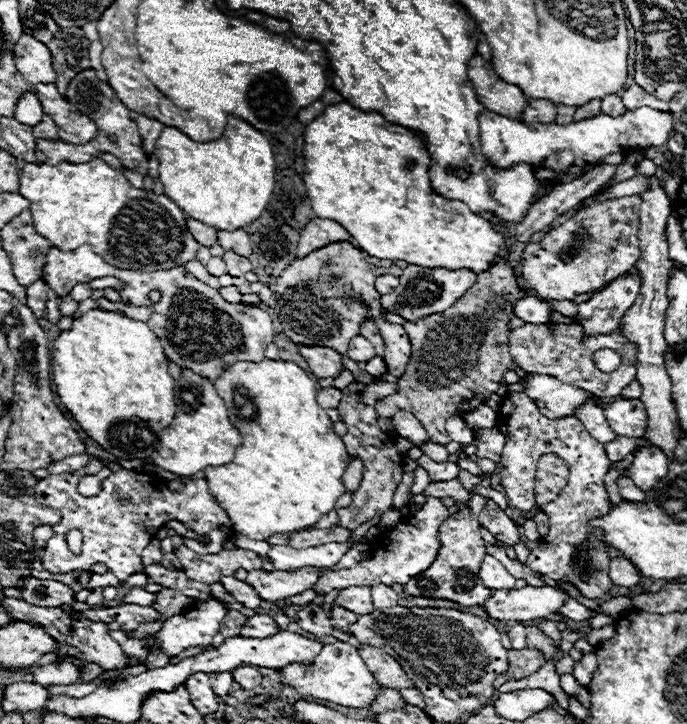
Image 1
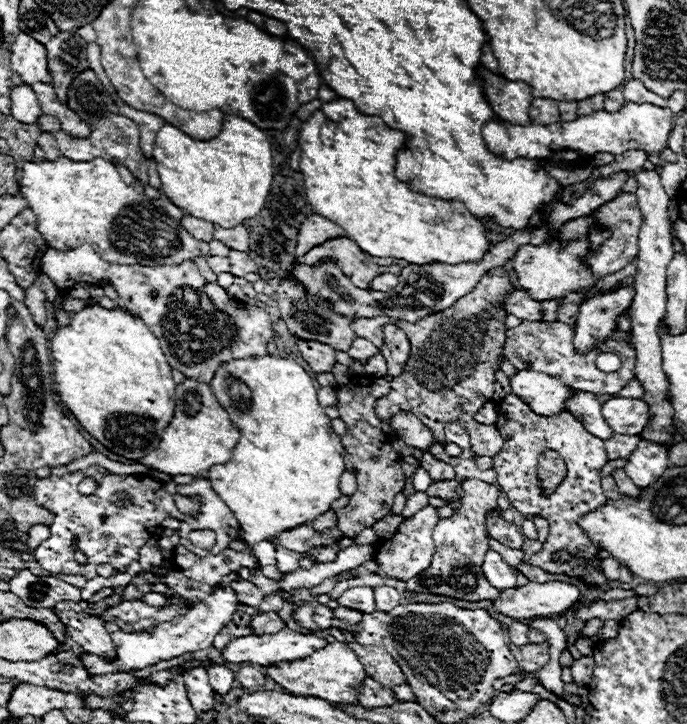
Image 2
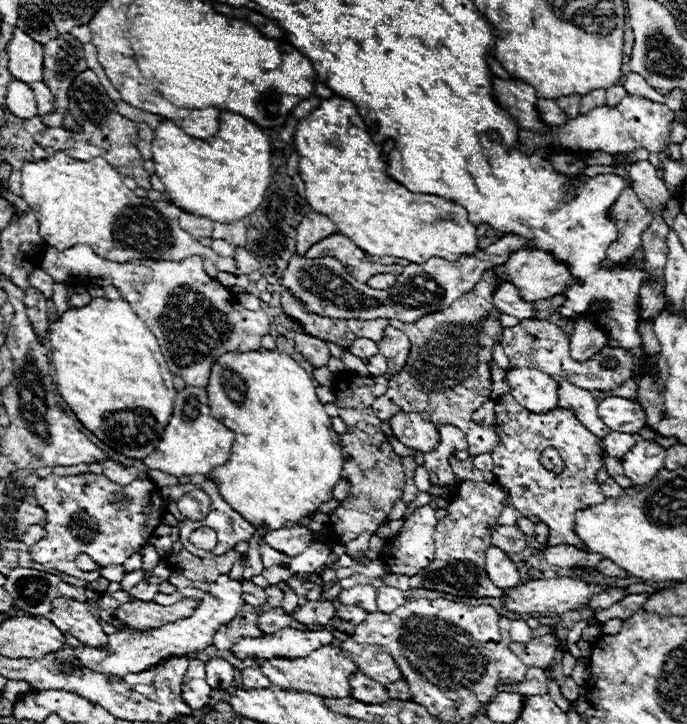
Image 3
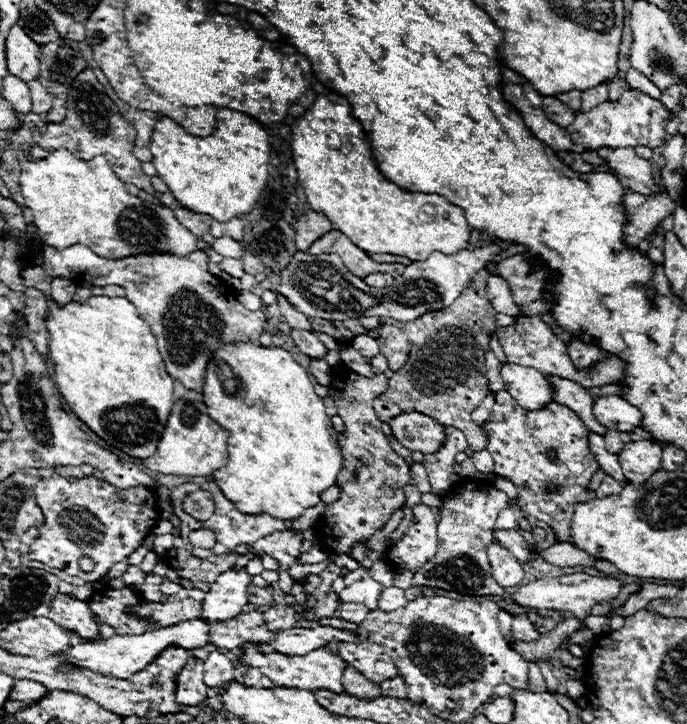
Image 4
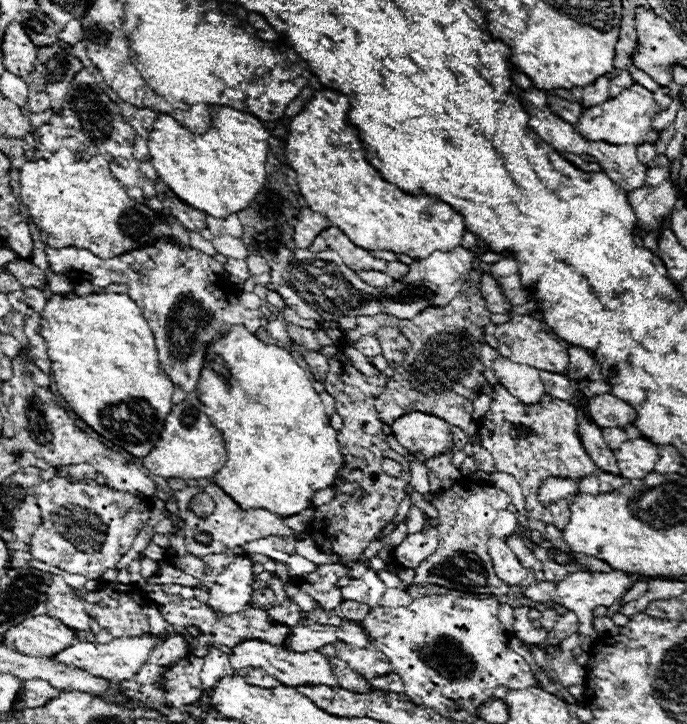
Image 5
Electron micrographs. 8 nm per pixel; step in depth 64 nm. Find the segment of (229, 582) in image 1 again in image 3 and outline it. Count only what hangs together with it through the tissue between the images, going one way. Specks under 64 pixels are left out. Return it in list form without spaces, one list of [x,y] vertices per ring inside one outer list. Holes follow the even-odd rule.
[[[244,580],[244,600],[246,600],[246,604],[262,606],[262,604],[266,604],[268,596],[266,596],[264,588],[260,588],[260,586],[252,584],[250,580]]]

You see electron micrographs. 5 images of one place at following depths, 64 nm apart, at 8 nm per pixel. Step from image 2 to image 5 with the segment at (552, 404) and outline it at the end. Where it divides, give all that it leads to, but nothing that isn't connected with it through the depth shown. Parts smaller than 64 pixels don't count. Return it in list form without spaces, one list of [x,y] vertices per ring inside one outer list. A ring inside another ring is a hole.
[[[498,356],[492,364],[494,374],[498,376],[500,384],[524,404],[538,402],[544,396],[544,384],[540,380],[540,370],[534,366],[512,362],[504,356]]]

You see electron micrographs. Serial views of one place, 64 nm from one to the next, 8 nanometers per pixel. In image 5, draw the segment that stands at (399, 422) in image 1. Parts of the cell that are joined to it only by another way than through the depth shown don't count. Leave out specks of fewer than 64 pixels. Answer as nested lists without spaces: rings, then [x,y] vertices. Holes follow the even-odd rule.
[[[406,412],[392,422],[394,436],[410,452],[422,452],[424,456],[444,454],[454,446],[450,424],[428,412]]]

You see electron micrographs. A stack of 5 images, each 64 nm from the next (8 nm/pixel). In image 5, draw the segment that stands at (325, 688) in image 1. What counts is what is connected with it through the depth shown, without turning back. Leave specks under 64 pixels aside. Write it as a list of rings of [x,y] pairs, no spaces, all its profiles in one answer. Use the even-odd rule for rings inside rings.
[[[242,640],[240,644],[236,644],[232,648],[230,654],[230,662],[236,670],[252,666],[252,668],[262,668],[264,672],[276,676],[280,682],[288,684],[288,686],[298,686],[298,684],[328,684],[328,686],[336,686],[336,678],[328,666],[328,660],[316,652],[316,650],[308,650],[308,652],[292,652],[286,650],[282,646],[270,644],[270,642],[262,642],[262,640]]]

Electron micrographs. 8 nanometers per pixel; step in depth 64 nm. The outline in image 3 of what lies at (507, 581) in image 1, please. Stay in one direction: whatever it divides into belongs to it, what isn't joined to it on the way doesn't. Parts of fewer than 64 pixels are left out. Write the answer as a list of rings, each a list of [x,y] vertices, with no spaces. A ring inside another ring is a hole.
[[[490,546],[486,552],[486,568],[488,568],[488,576],[492,578],[492,582],[502,590],[516,588],[522,584],[518,566],[510,560],[510,556],[504,550],[496,546]]]

